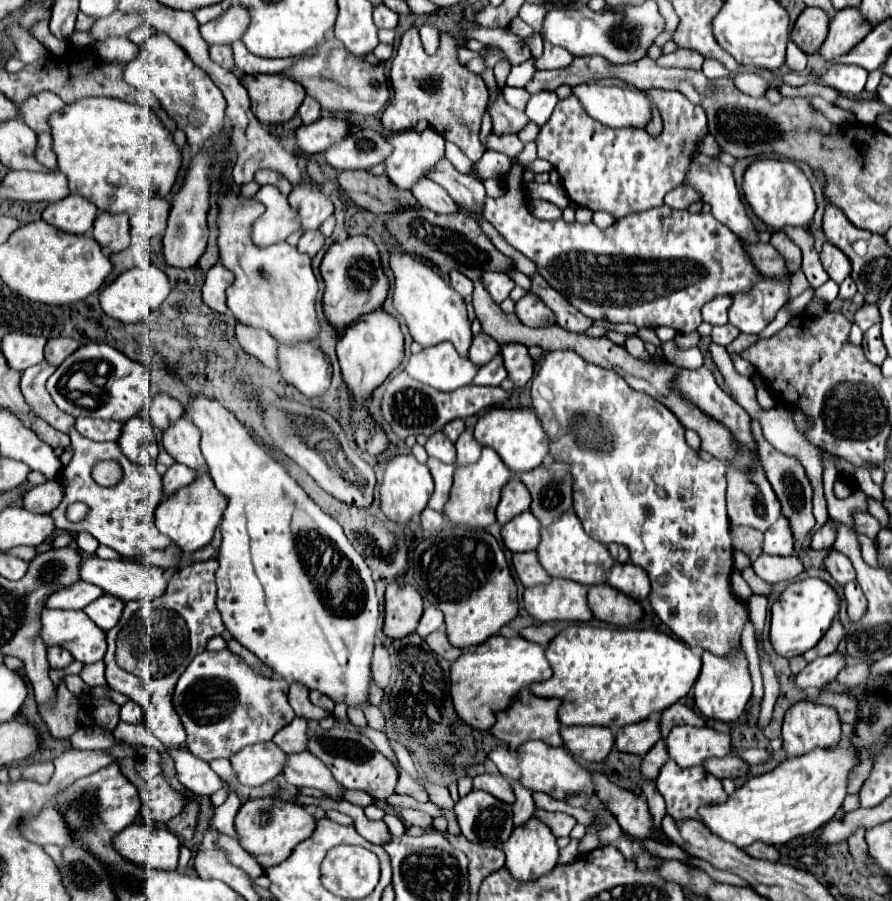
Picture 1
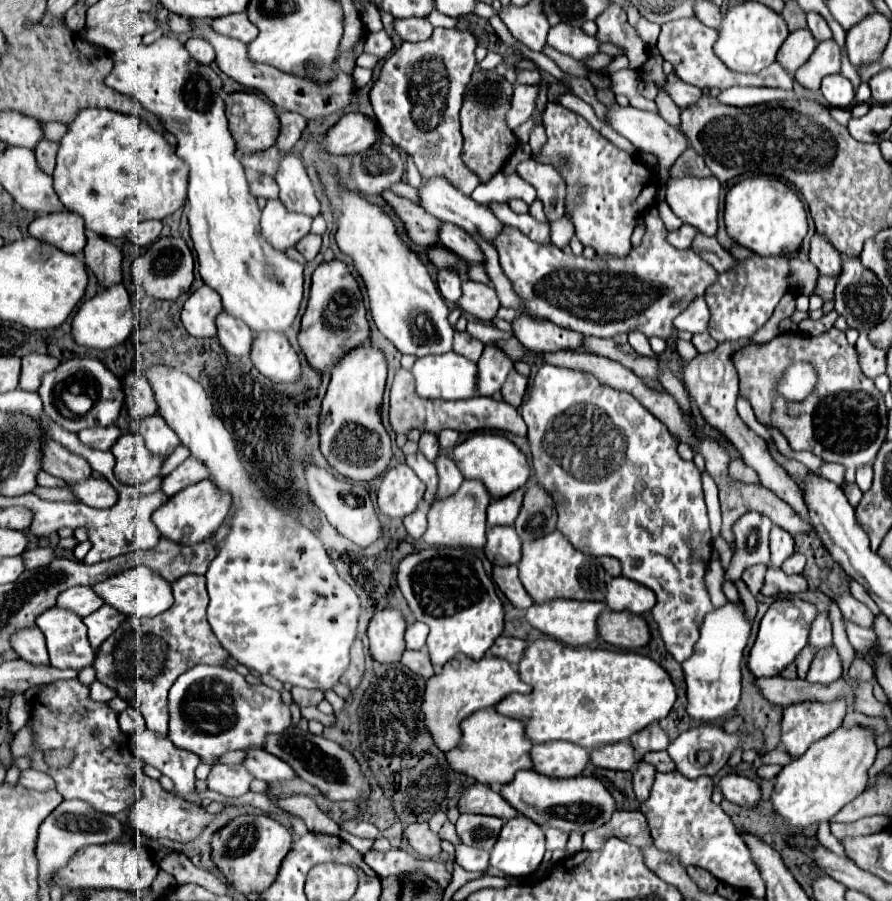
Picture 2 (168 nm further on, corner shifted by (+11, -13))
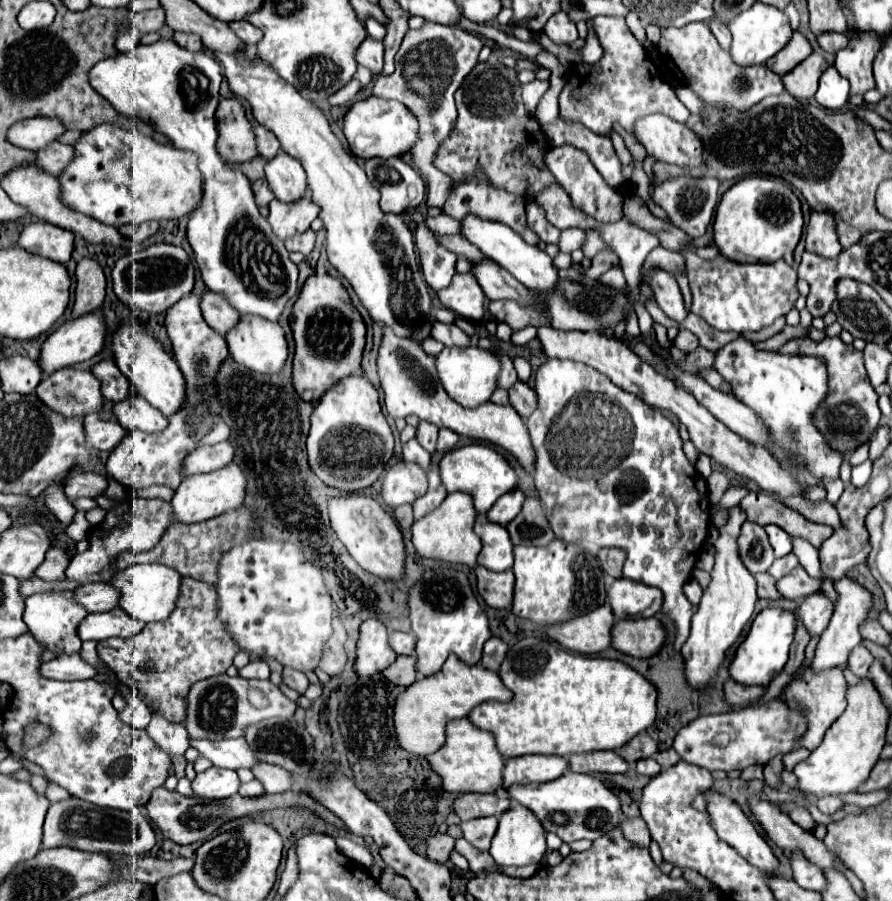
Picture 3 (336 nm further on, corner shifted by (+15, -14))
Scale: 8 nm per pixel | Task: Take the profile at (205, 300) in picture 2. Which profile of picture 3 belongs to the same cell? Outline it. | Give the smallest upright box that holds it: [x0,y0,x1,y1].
[106,295,228,489]

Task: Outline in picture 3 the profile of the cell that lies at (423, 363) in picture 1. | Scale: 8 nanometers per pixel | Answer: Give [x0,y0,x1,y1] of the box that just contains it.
[434,345,500,407]

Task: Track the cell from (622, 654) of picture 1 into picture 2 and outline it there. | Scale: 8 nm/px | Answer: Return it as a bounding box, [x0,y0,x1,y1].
[496,638,676,750]

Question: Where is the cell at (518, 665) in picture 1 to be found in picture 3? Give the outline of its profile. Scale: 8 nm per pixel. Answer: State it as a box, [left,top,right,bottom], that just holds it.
[394,655,512,755]

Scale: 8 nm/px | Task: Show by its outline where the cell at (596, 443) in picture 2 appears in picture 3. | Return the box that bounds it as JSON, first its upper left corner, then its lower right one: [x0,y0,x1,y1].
[524,359,710,651]

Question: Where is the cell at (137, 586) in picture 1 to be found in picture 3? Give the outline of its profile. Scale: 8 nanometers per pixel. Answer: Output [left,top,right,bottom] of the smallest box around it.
[110,565,180,623]

